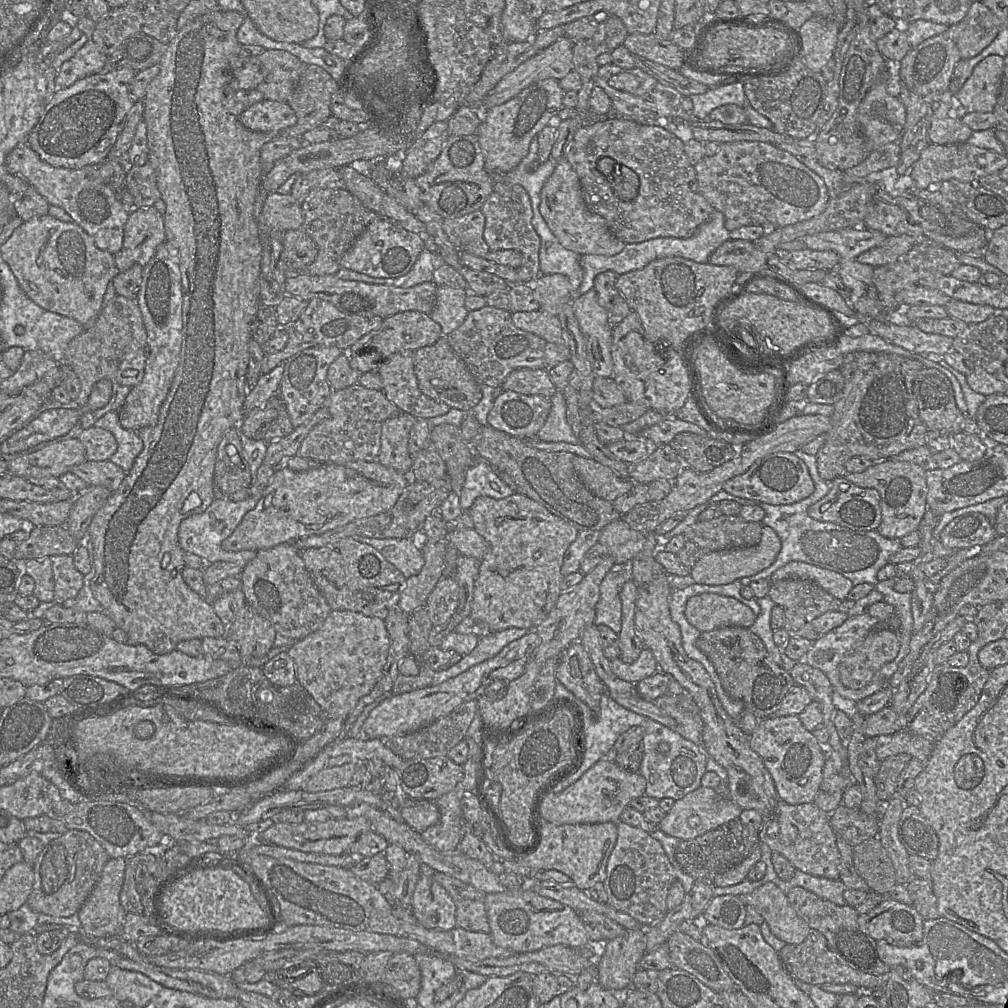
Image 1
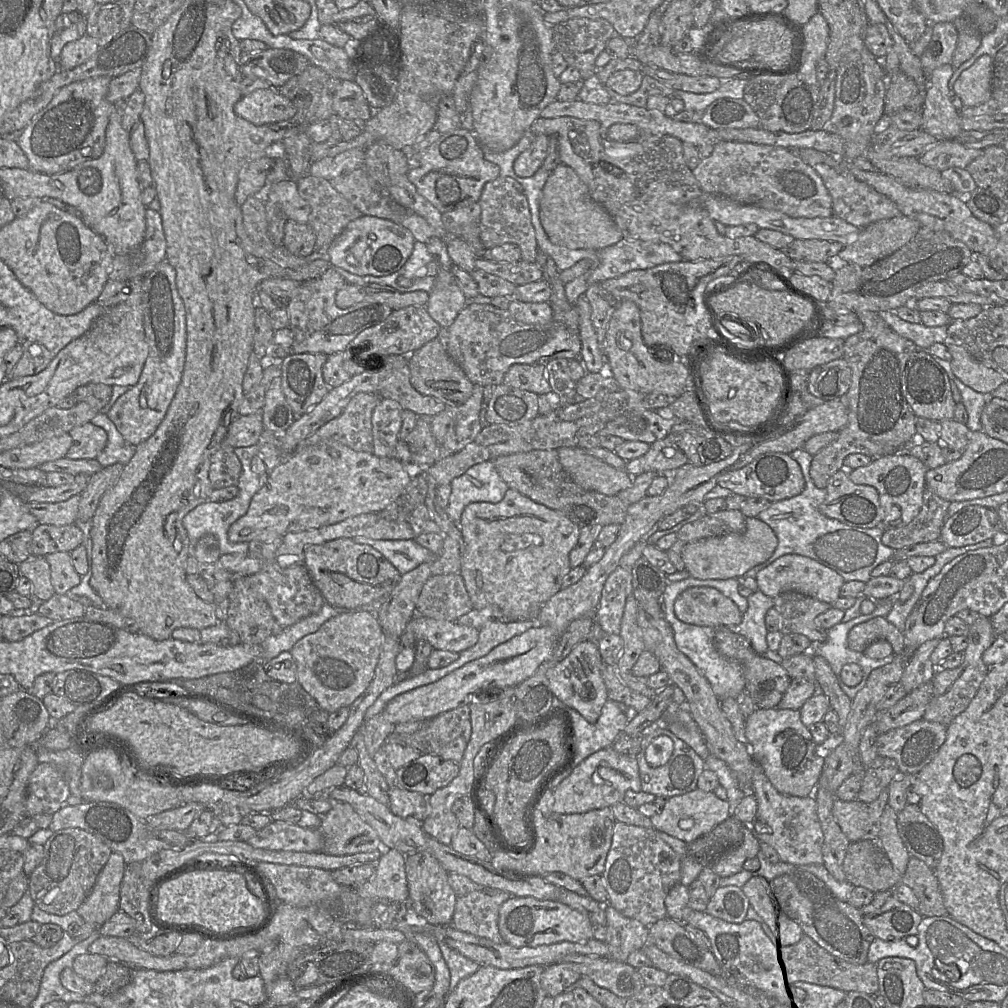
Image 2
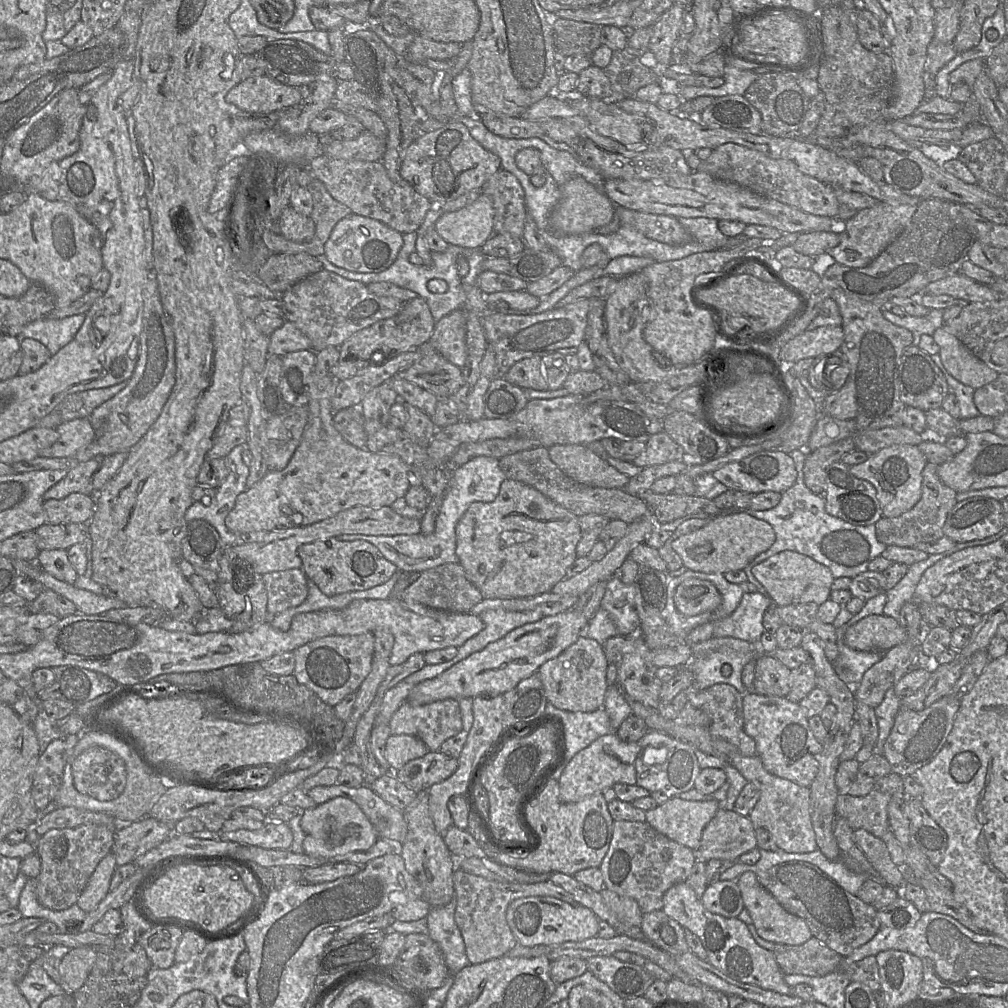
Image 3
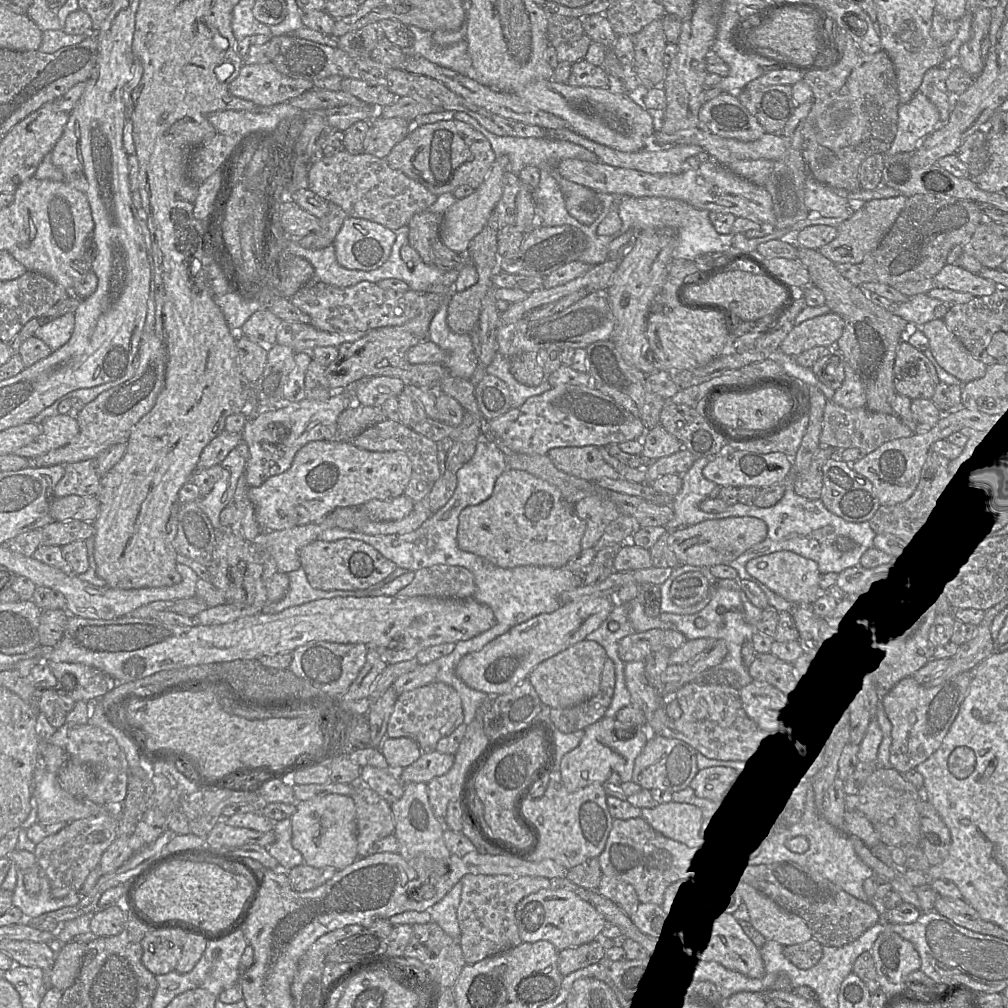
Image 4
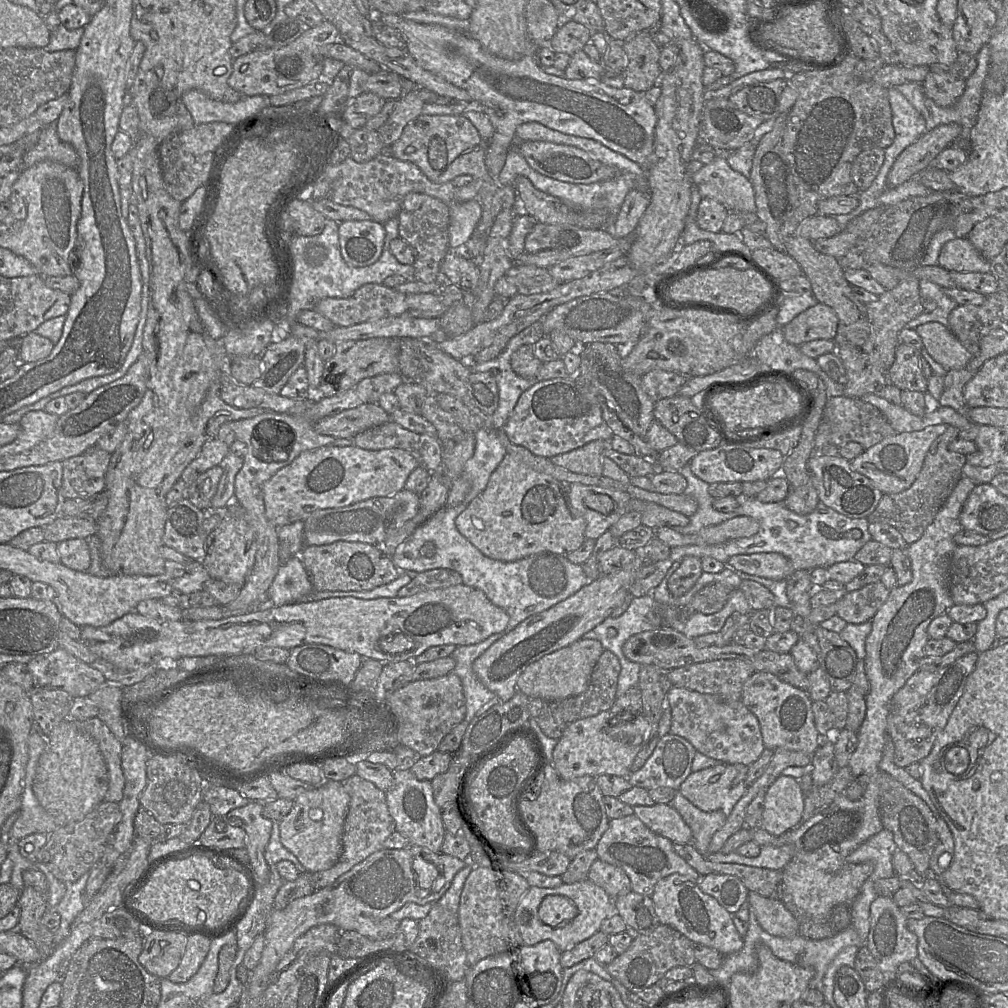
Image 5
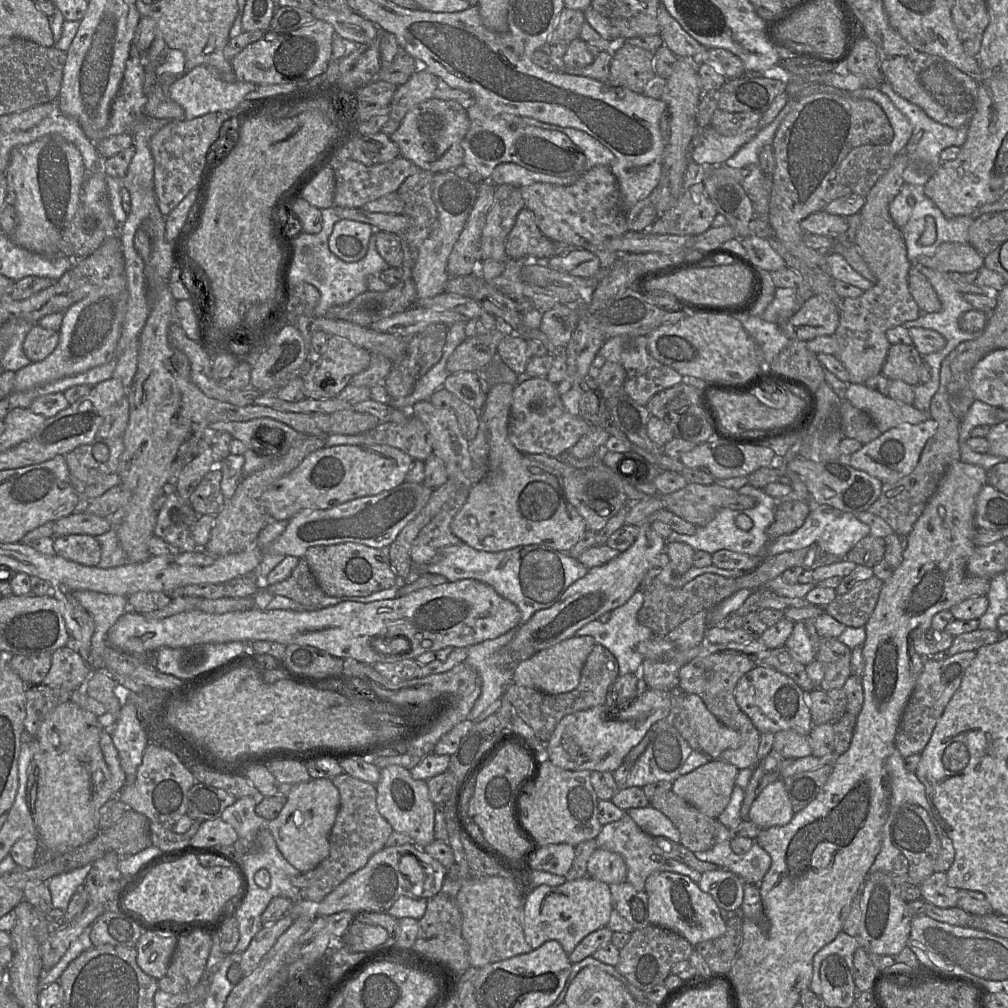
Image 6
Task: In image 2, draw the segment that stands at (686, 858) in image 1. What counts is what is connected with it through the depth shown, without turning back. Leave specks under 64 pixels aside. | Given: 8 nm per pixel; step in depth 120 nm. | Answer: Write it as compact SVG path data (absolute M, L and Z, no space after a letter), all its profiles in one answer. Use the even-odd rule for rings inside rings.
M730 816L707 834L687 844L687 853L702 866L711 866L725 853L741 845L744 824Z

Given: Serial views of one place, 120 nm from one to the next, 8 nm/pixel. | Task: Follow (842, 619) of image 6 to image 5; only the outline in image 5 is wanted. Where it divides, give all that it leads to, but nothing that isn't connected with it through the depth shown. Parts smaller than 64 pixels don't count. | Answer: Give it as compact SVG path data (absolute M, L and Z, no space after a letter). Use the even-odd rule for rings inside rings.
M882 581L846 592L836 601L837 615L849 624L871 621L889 596L890 590Z

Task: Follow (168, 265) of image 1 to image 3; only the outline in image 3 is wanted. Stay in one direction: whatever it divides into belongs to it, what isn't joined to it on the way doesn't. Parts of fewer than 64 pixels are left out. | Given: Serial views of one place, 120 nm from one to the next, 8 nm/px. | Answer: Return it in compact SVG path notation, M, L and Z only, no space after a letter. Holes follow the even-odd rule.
M150 278L144 289L143 328L140 334L136 367L124 389L96 407L88 419L96 438L75 456L79 462L128 452L159 417L175 384L175 337L171 321L164 311L157 281Z

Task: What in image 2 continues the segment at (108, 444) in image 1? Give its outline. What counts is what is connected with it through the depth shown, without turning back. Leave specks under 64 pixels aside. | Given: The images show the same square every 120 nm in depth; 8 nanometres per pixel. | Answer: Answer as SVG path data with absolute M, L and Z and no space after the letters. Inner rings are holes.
M90 422L74 427L68 434L73 441L65 456L68 459L95 459L108 439L104 429Z

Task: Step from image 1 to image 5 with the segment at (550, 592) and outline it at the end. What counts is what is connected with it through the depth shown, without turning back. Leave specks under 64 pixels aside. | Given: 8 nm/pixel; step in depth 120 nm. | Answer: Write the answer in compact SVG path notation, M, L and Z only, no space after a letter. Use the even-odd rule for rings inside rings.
M507 453L491 474L486 488L456 517L456 528L485 556L495 560L516 561L542 552L566 556L577 550L586 539L586 521L571 505L569 484L538 472L522 462L517 455Z

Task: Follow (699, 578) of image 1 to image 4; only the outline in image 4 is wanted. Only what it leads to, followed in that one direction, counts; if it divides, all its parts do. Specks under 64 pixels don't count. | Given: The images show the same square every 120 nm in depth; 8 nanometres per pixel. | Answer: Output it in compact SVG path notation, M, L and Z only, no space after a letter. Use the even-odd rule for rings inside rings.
M728 517L705 520L698 524L679 528L669 533L667 544L676 554L680 565L712 567L715 565L730 565L732 561L762 542L767 536L766 523L755 517Z

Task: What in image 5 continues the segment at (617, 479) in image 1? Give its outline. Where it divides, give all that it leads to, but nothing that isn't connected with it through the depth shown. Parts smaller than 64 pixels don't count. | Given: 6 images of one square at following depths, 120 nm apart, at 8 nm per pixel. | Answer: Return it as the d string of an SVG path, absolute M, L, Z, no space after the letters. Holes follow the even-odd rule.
M595 440L577 449L553 456L550 460L571 472L602 476L602 457L608 447L611 447L611 440Z

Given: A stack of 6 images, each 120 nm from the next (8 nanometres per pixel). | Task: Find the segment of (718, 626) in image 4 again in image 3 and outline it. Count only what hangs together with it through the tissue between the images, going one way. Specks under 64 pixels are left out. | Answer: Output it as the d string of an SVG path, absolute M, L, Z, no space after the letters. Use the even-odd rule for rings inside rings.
M717 609L712 612L713 620L693 629L686 637L686 643L691 646L693 659L689 662L689 668L694 673L693 689L704 690L715 684L728 684L733 686L739 693L747 692L742 682L743 667L750 661L756 659L756 645L733 637L713 637L714 621L722 619L717 616ZM724 665L732 667L729 676L722 674Z

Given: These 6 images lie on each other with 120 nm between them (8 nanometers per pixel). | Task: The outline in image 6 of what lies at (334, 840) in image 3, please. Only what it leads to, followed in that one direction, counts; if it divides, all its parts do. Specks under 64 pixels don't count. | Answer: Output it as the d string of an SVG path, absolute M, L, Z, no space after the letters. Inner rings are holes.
M310 779L292 784L287 802L278 817L267 822L267 828L284 858L301 873L319 865L330 853L330 833L340 808L340 793L331 779Z

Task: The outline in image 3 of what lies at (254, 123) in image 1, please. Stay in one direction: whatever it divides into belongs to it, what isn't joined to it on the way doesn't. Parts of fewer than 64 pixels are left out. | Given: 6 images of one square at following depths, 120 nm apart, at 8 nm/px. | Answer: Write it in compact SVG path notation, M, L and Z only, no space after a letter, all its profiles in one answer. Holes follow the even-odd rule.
M267 75L247 78L226 94L228 103L255 114L292 107L301 99L299 88L282 84Z

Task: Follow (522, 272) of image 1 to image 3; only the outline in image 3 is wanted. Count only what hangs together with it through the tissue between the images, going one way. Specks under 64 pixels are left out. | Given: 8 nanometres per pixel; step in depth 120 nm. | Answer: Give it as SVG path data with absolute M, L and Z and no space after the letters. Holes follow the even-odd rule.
M499 169L487 179L481 192L492 200L493 233L509 233L522 239L527 209L519 180L511 172Z

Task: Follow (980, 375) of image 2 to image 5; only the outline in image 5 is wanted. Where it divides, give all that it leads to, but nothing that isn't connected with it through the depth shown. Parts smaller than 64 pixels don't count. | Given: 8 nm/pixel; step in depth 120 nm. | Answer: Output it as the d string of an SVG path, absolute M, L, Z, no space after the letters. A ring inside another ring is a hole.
M939 322L925 323L915 331L927 352L946 371L966 367L973 357L951 330Z

